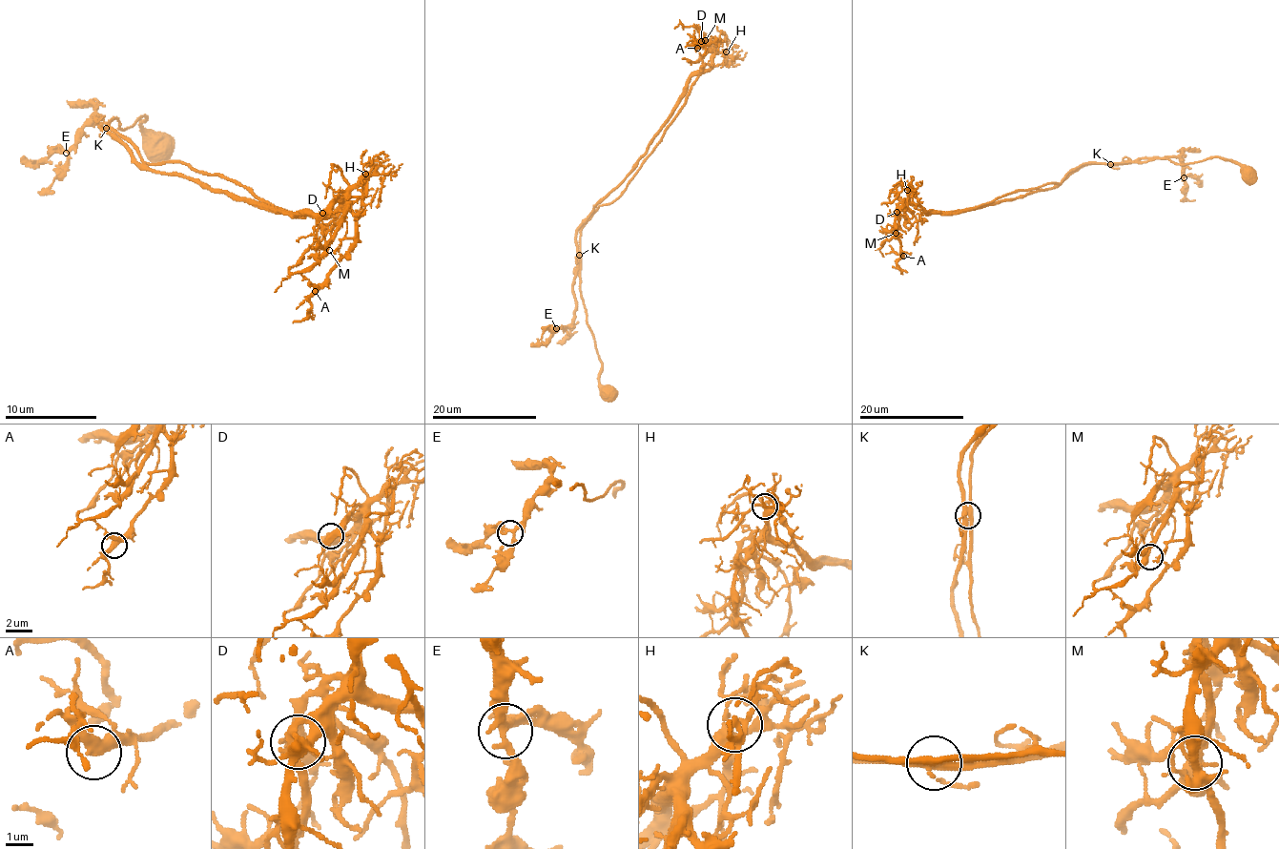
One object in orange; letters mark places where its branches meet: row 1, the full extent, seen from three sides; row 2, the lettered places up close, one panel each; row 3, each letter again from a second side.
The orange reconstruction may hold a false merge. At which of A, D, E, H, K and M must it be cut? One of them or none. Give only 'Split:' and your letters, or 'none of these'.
Split: none of these

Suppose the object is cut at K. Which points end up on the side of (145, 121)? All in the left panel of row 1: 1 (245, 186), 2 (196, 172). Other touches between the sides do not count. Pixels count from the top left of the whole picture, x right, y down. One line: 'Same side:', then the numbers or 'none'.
Same side: 1, 2

